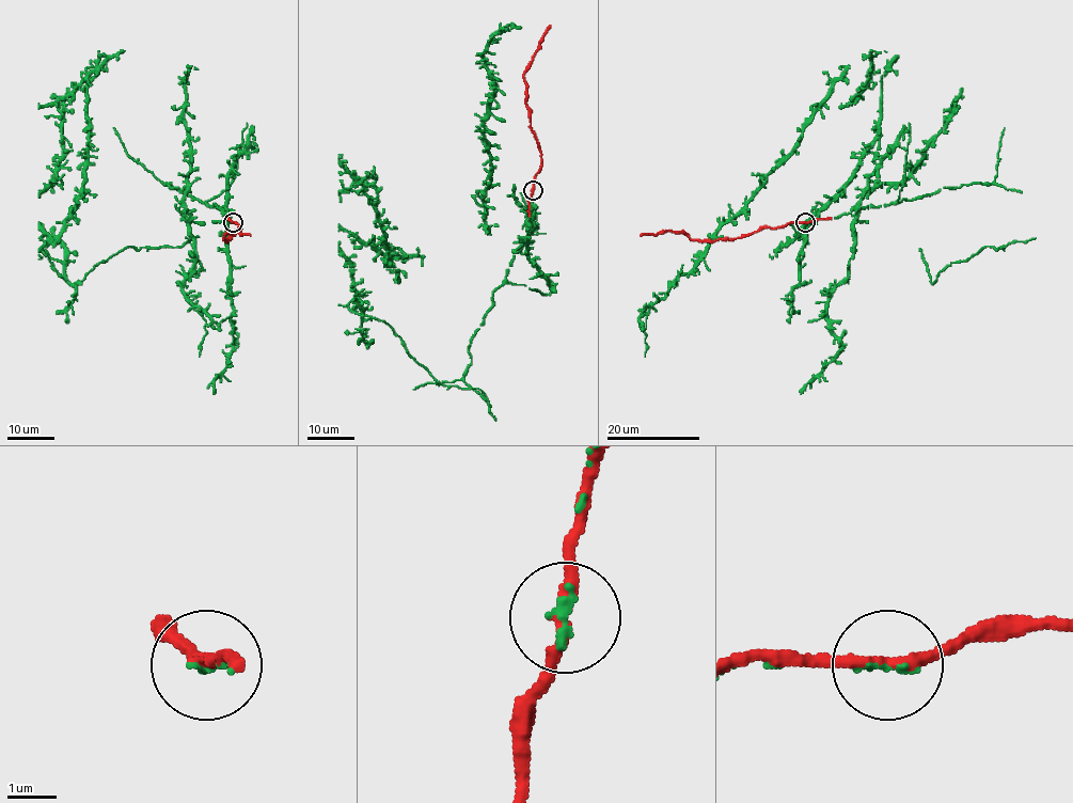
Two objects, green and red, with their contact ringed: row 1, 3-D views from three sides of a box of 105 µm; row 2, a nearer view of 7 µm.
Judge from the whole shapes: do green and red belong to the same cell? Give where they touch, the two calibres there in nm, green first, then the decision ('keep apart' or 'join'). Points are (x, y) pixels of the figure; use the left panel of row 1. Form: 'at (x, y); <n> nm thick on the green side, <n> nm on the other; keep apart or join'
at (233, 222); 130 nm thick on the green side, 240 nm on the other; join

